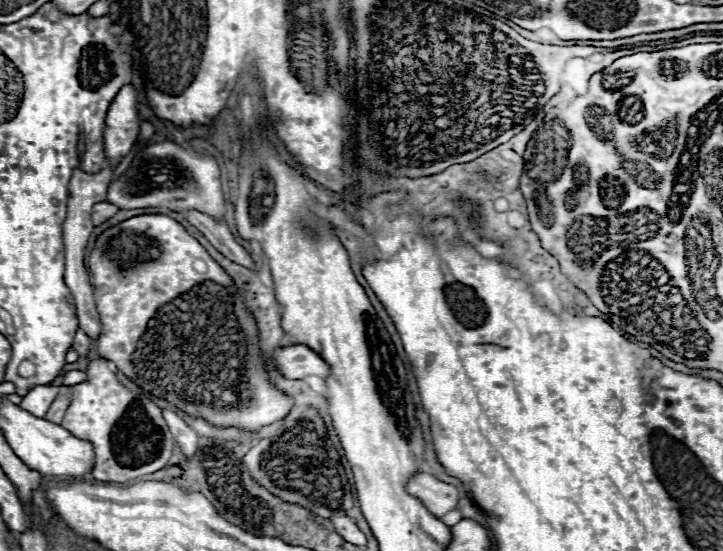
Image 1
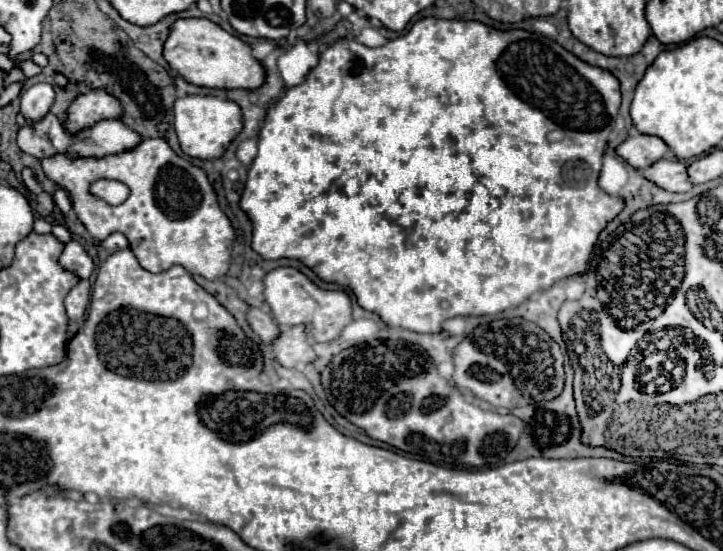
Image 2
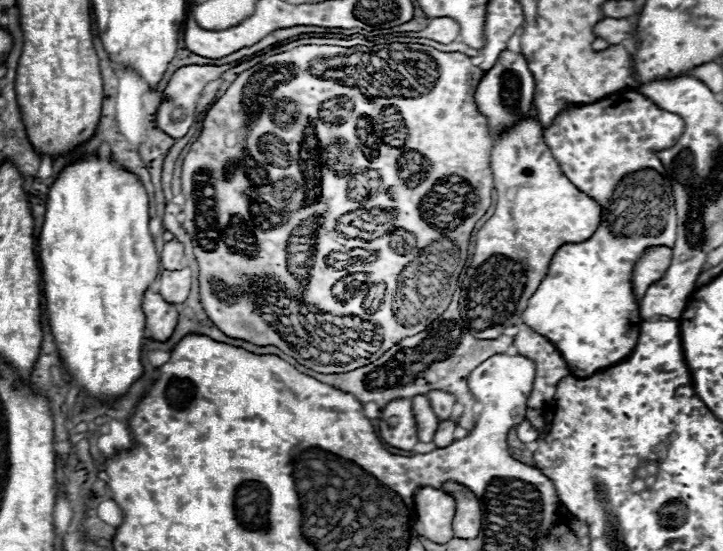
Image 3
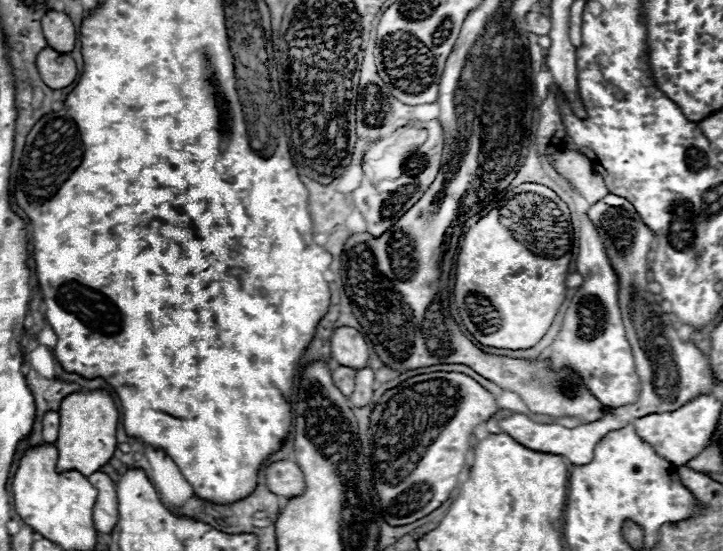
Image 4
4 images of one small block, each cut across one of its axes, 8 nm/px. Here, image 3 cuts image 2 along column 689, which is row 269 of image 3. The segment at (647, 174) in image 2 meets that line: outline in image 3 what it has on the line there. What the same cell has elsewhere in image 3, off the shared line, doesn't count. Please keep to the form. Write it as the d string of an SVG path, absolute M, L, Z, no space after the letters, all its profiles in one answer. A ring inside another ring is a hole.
M190 268L182 270L162 270L158 292L166 302L180 304L190 292Z

